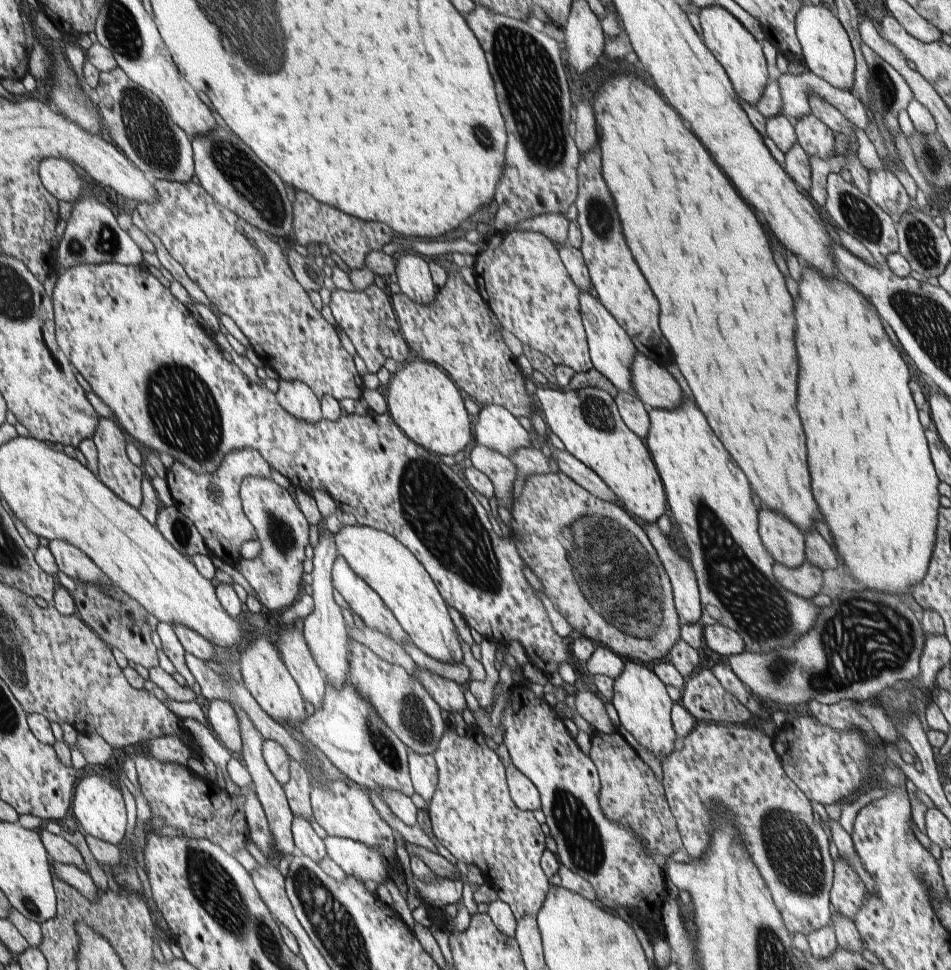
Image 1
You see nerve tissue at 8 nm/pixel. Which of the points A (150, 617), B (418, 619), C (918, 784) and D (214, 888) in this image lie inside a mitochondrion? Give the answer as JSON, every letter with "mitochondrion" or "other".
{"A":"other","B":"other","C":"other","D":"mitochondrion"}

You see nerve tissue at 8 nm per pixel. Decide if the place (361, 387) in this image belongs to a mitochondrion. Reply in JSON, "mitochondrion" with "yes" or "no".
{"mitochondrion":"no"}

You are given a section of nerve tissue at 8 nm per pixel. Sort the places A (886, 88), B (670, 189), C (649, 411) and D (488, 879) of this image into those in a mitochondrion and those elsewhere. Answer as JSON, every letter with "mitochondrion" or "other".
{"A":"mitochondrion","B":"other","C":"other","D":"other"}

